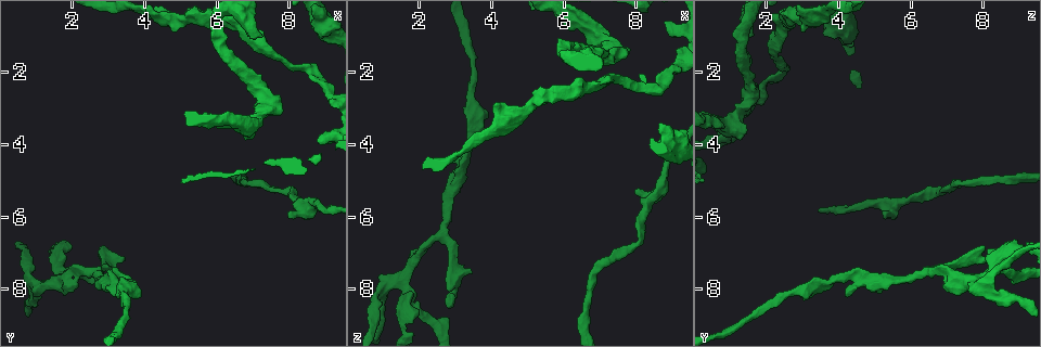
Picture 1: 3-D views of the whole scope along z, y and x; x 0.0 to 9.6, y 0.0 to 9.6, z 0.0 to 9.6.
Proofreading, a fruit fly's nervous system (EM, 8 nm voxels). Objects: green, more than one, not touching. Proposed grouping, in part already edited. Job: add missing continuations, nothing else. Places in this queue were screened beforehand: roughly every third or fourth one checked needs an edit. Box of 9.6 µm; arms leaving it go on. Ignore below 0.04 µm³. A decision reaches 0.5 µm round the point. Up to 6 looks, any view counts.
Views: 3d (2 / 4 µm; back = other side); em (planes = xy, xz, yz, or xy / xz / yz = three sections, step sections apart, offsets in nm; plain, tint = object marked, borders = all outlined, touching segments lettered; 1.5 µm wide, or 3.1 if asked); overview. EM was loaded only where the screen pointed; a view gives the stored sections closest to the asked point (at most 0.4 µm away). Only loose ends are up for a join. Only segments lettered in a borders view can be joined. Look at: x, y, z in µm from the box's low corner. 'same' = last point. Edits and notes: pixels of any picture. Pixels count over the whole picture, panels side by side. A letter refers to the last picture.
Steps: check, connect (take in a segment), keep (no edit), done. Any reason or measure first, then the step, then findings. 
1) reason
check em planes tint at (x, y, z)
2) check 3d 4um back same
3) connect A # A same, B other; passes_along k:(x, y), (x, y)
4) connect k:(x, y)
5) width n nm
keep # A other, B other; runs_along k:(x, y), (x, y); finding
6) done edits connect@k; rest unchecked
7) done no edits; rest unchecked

thick end
check em xy step 8 borders at (7.25, 1.05, 1.50)

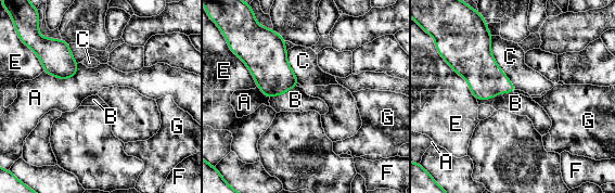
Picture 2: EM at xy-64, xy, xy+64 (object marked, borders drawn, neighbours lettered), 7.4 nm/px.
connect B # A other, B same, C other, E other, F other, G other; passes_along 2:(485, 78), (495, 95), (515, 103); the neuron continues

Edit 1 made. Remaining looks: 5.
an open end
check 3d 4um at (7.85, 3.10, 1.45)

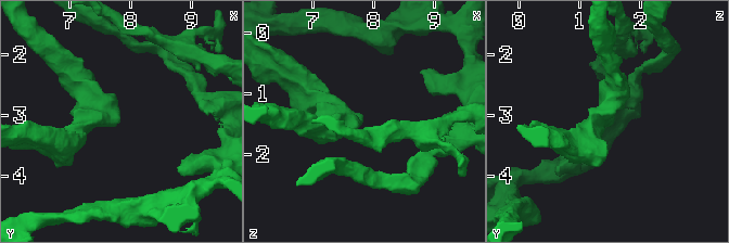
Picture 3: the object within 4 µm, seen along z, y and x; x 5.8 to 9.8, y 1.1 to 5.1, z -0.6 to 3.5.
arm_widths 300, 320 nm
check em xz step 4 tint at (7.80, 3.15, 1.40)

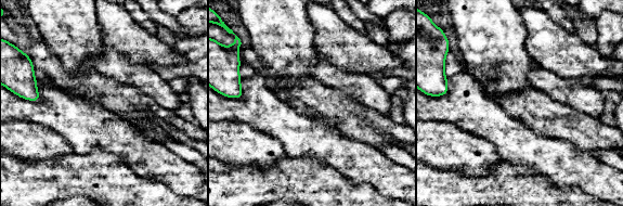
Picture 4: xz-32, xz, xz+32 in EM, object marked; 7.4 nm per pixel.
another direction
check em planes borders same

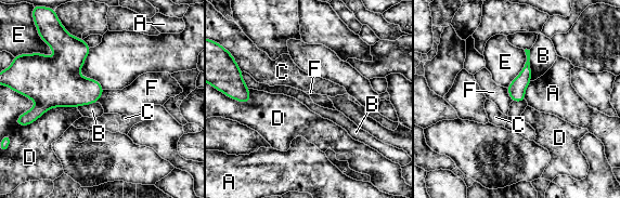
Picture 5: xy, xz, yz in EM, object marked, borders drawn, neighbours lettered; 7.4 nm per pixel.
longest_contact D 380 nm
keep # A other, B other, C other, D other, E other, F other; no lettered segment goes on from it

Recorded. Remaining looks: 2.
done edits connect@2; rest unchecked

